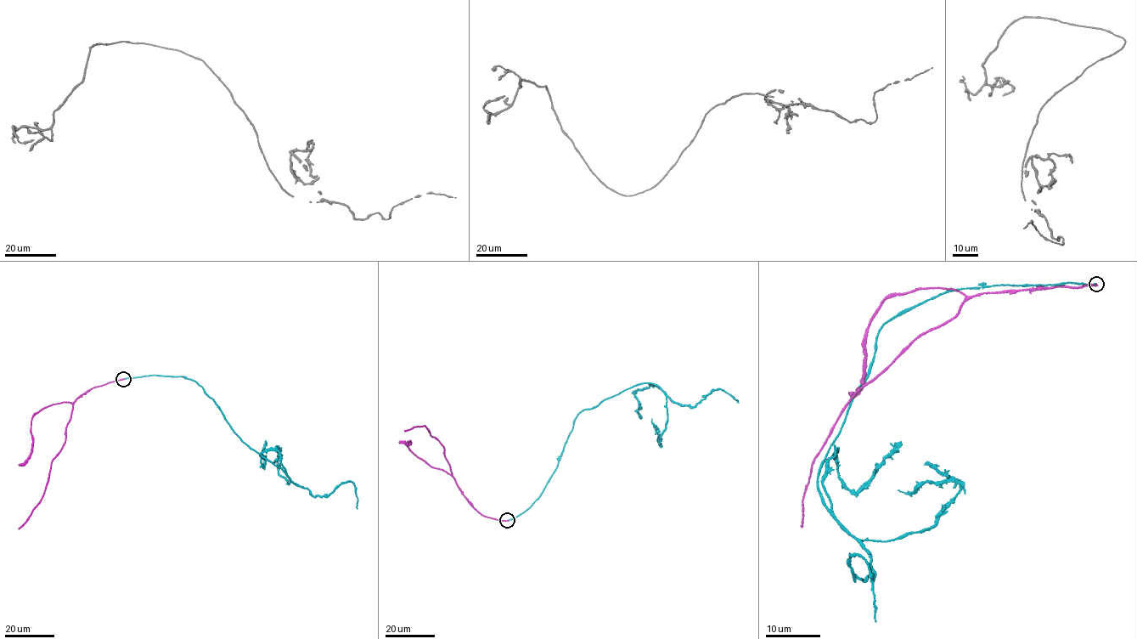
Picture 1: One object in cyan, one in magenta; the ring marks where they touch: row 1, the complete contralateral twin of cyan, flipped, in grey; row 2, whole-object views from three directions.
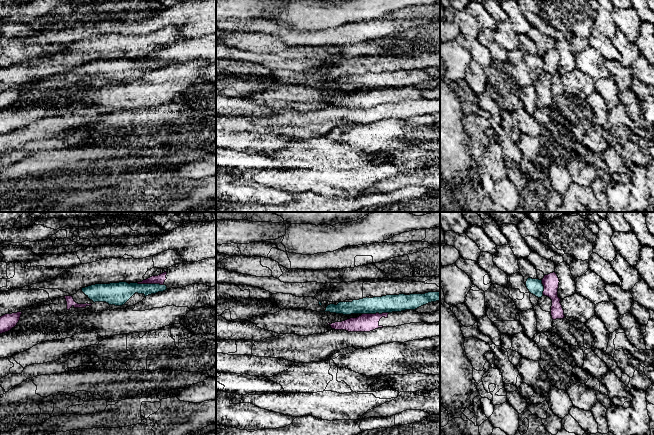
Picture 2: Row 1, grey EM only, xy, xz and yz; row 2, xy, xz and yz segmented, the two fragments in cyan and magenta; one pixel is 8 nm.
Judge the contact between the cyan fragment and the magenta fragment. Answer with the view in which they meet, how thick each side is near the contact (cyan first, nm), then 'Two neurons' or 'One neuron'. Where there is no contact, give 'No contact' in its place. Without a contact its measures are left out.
Touches cyan in xz. Thickness 140 nm (cyan) against 140 nm. Two neurons

